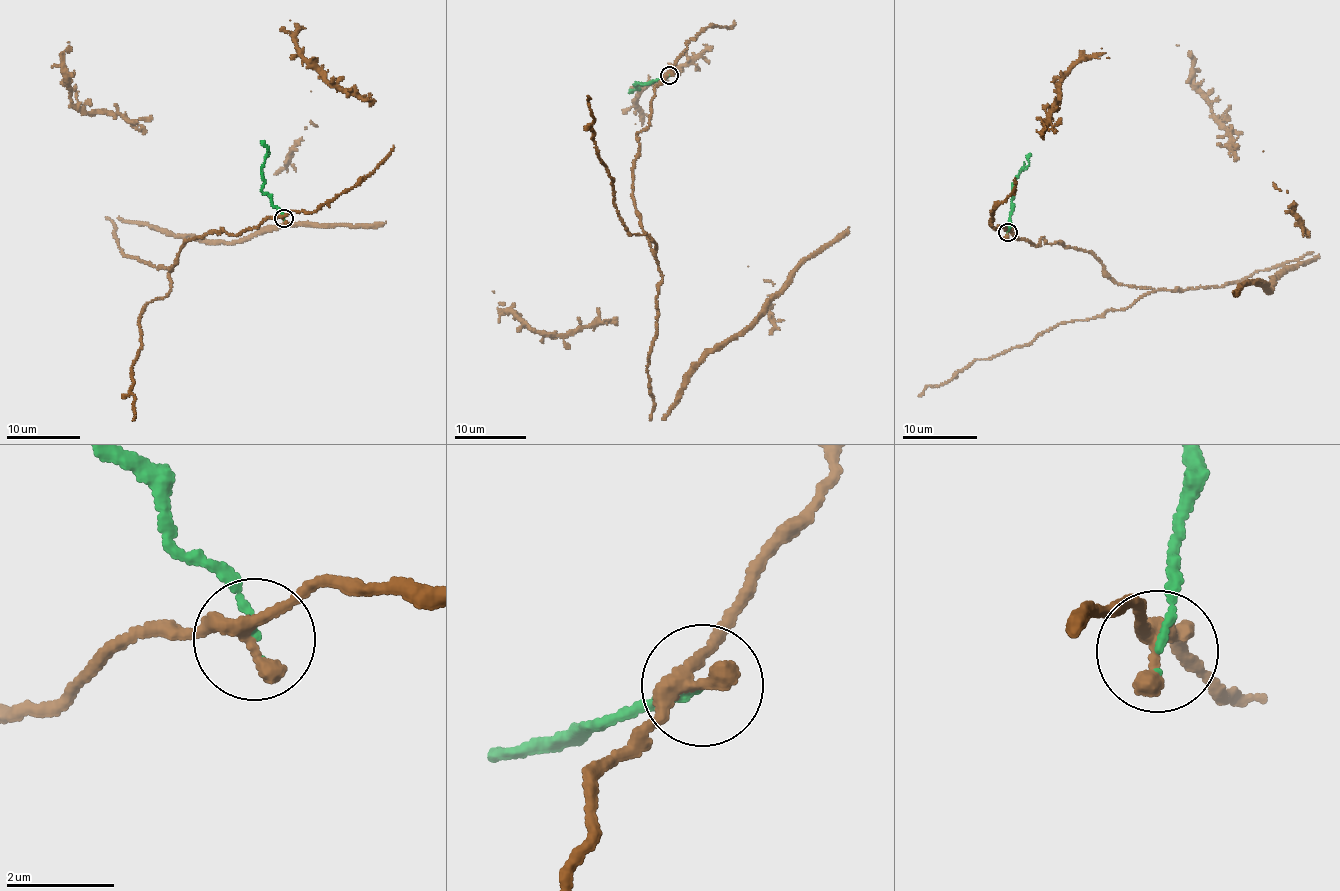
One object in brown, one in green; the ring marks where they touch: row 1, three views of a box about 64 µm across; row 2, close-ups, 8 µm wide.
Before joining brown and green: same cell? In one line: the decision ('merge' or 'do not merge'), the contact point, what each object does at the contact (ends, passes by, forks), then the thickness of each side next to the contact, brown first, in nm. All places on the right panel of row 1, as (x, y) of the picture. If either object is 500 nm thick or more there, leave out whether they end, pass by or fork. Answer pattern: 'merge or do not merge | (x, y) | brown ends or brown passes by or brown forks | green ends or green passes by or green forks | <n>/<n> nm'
do not merge | (1007, 232) | brown passes by | green ends | 320/130 nm

